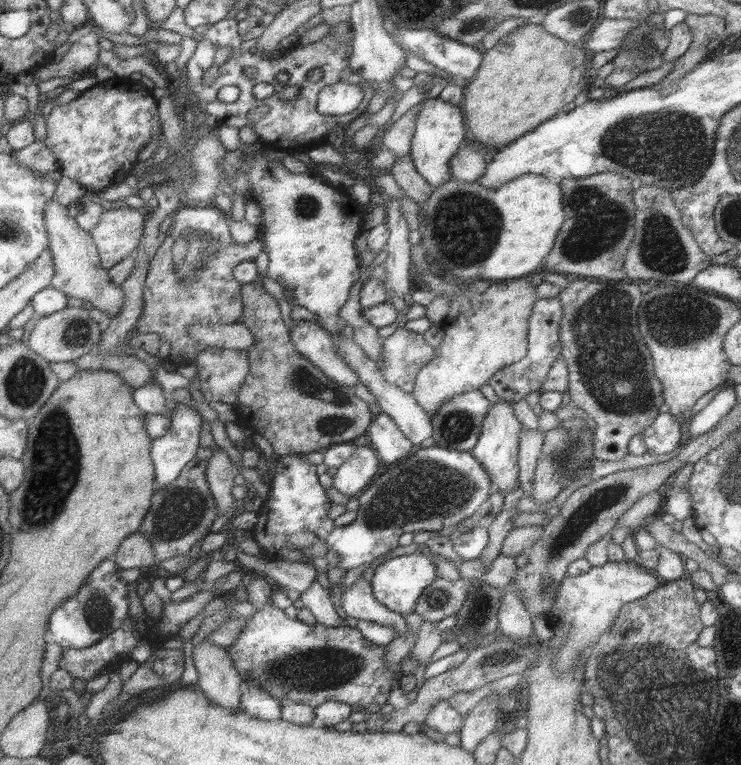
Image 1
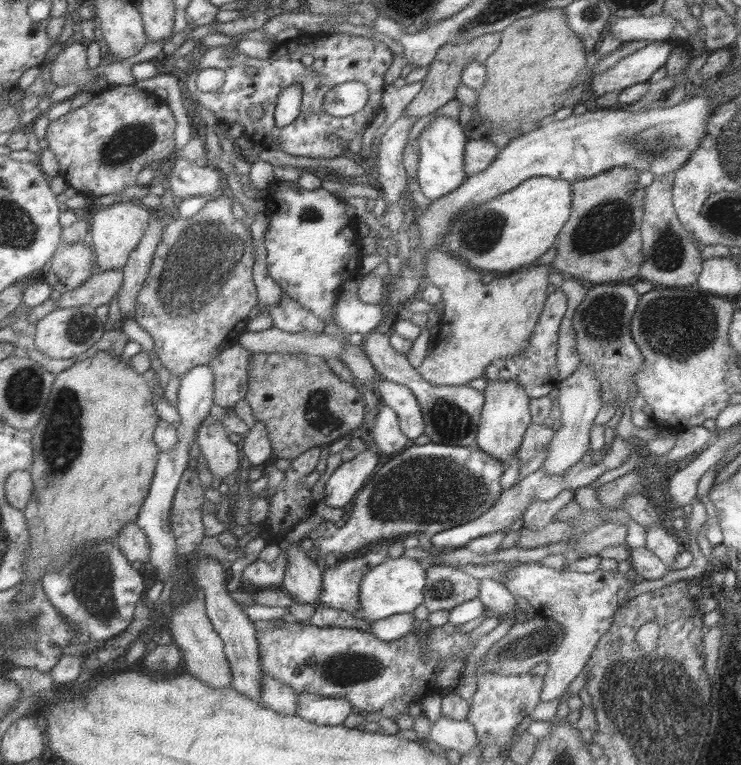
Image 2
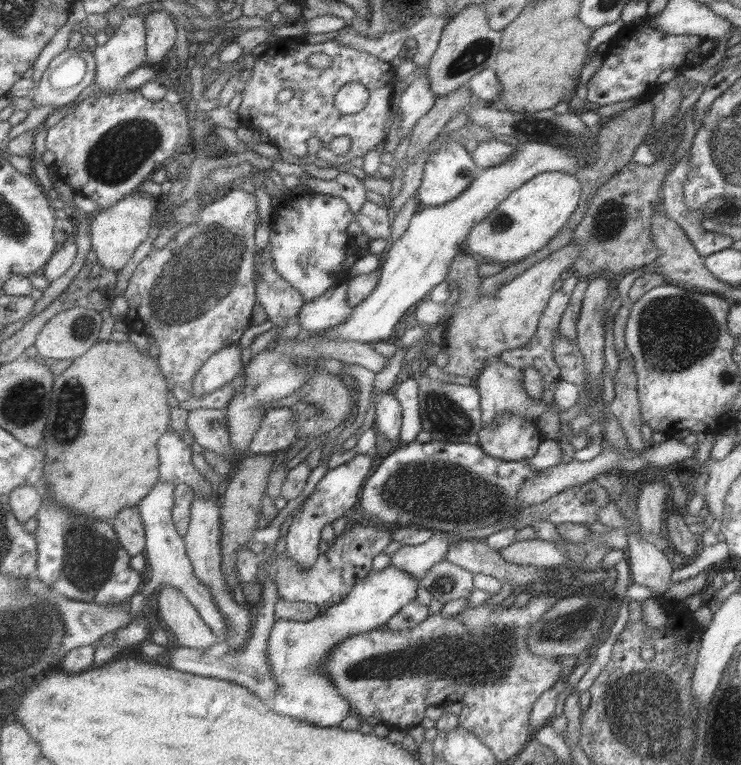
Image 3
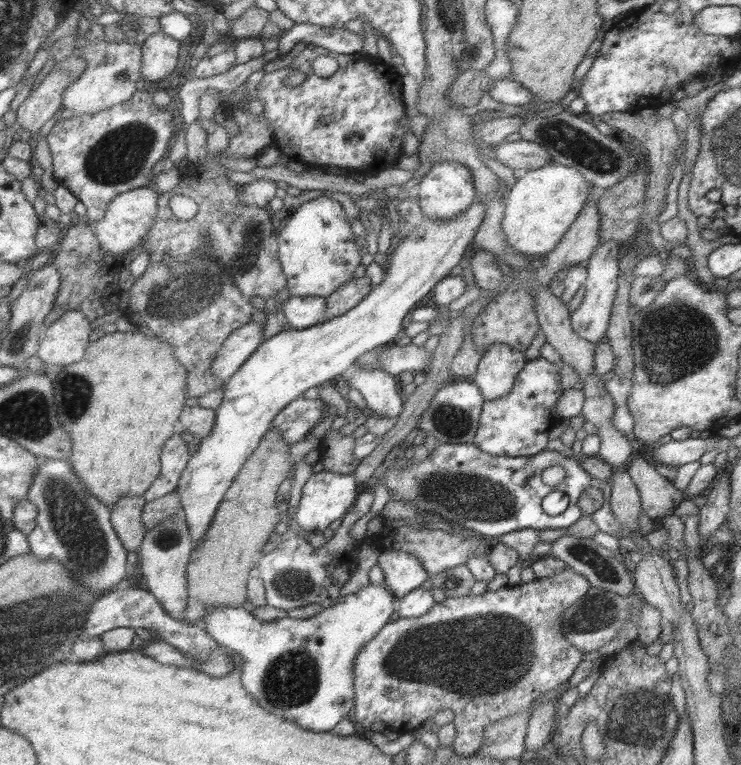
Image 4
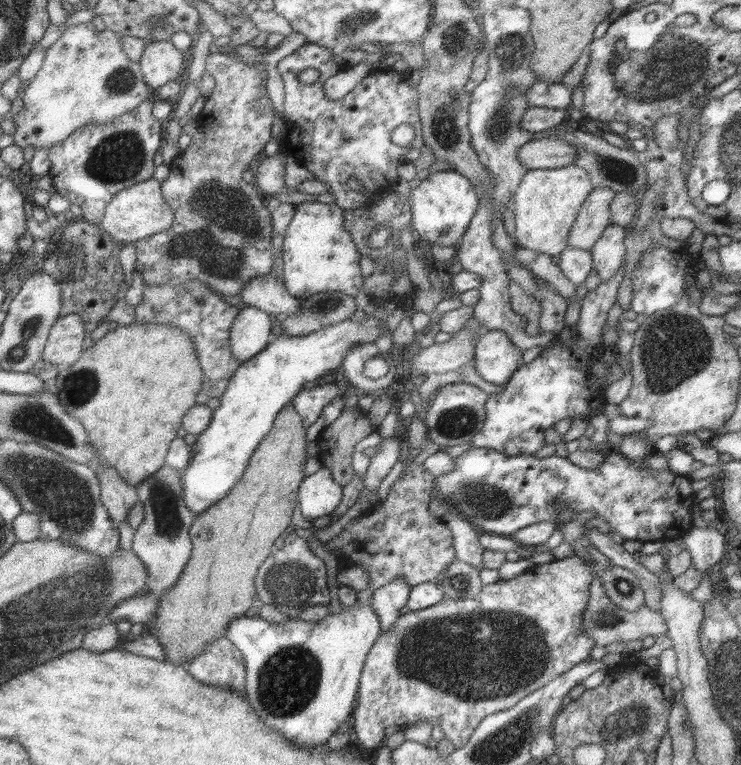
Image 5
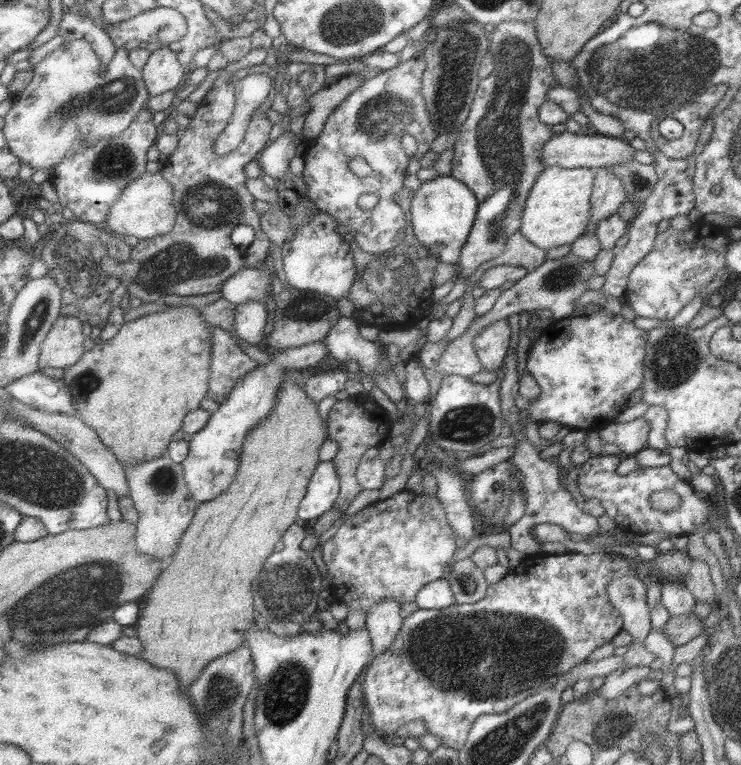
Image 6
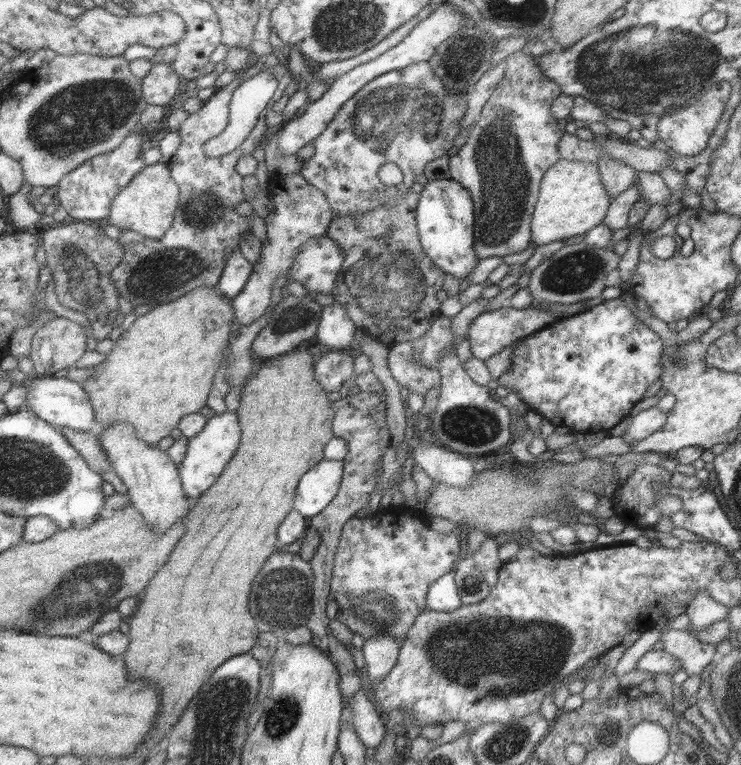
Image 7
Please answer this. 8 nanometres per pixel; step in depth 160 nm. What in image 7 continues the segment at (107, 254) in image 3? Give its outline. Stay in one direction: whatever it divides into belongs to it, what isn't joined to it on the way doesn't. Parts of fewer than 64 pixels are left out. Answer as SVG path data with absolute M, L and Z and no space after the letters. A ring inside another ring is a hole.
M167 163L145 165L112 198L107 221L119 229L131 229L144 237L160 239L173 222L178 196L179 189L171 180Z

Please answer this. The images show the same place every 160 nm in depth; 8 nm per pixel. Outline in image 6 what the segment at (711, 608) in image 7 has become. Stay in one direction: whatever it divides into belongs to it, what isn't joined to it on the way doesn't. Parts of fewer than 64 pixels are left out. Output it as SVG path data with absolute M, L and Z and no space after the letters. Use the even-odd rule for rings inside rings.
M691 556L691 567L688 575L685 577L684 585L693 595L697 602L705 602L705 604L720 605L716 592L710 579L709 567L705 562L701 561L699 556Z

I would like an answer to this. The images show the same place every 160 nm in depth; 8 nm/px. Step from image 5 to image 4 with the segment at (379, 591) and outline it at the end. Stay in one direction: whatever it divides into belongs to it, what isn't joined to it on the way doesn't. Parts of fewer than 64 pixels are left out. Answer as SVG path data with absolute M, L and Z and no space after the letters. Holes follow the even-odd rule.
M380 551L377 566L384 576L384 587L394 596L396 605L409 591L417 588L427 579L421 563L401 551Z

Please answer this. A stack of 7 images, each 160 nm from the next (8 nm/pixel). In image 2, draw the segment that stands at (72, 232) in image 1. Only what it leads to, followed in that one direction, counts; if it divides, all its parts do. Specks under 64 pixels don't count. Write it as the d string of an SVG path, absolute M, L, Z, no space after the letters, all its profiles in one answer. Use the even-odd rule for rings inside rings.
M88 239L74 244L60 240L42 279L53 290L62 293L73 290L95 272L94 252Z

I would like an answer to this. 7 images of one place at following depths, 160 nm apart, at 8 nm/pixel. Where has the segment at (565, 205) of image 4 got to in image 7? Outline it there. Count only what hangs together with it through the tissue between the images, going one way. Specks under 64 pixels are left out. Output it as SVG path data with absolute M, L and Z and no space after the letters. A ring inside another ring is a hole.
M560 158L546 170L540 182L538 200L531 215L531 240L536 245L542 245L577 234L584 235L603 221L609 203L610 194L601 182L596 163Z

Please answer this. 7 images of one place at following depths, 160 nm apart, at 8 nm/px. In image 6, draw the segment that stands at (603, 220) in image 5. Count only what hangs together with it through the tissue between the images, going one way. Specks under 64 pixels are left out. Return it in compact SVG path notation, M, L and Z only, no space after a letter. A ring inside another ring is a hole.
M607 167L594 170L593 190L590 194L589 222L583 235L593 235L599 221L614 214L627 199L620 178Z

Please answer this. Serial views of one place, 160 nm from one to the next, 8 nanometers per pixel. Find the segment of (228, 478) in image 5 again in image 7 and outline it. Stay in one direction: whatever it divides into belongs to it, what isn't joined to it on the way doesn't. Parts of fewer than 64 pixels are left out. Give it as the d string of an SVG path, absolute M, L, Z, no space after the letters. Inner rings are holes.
M226 411L223 415L219 414L207 419L206 426L203 426L197 435L187 440L185 457L175 465L181 480L181 489L187 498L196 500L201 493L208 490L211 484L215 484L227 461L233 458L238 442L237 414L233 411Z

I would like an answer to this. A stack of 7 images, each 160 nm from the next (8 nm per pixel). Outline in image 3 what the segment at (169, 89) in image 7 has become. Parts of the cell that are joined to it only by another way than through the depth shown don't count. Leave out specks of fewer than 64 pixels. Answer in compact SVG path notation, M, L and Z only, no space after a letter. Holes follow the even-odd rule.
M149 10L143 15L146 32L144 65L159 66L167 53L173 51L175 26L165 11Z

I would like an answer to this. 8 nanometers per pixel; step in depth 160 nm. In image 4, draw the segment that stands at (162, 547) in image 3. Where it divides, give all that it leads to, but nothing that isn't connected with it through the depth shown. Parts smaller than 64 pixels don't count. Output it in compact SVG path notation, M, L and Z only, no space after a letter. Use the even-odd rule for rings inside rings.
M369 583L355 593L339 596L333 606L322 608L316 615L304 619L283 617L267 622L257 619L241 606L224 606L206 608L206 615L200 625L216 643L239 654L241 685L263 710L297 724L303 730L329 732L339 720L351 715L354 705L354 658L379 629L389 622L389 615L395 607L395 598L384 585Z

